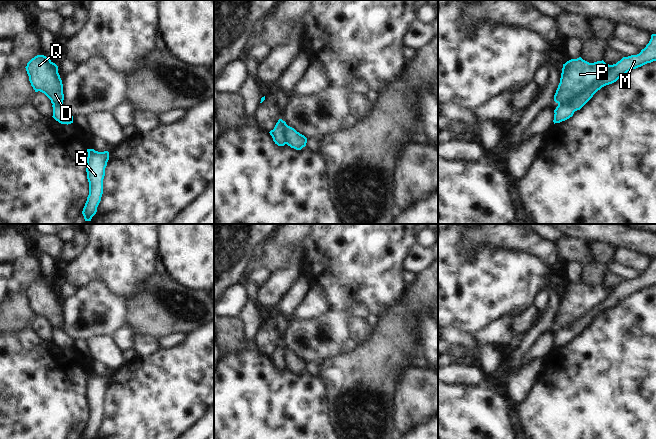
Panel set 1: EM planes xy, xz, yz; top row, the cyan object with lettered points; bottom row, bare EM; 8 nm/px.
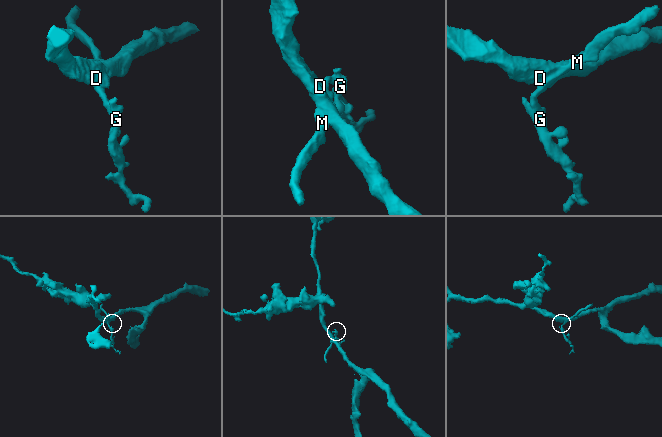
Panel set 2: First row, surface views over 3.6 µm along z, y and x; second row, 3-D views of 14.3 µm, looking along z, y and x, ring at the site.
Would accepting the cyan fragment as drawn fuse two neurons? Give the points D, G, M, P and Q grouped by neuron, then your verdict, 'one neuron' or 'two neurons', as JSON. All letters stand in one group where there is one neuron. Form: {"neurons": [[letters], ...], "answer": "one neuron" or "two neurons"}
{"neurons": [["D", "P", "Q"], ["G", "M"]], "answer": "two neurons"}

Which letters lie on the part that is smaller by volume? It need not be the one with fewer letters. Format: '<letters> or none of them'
G, M

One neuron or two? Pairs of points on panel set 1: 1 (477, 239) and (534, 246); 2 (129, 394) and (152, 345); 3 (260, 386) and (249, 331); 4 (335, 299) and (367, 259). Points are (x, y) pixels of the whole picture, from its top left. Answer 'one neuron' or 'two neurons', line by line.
1: one neuron
2: two neurons
3: two neurons
4: one neuron

